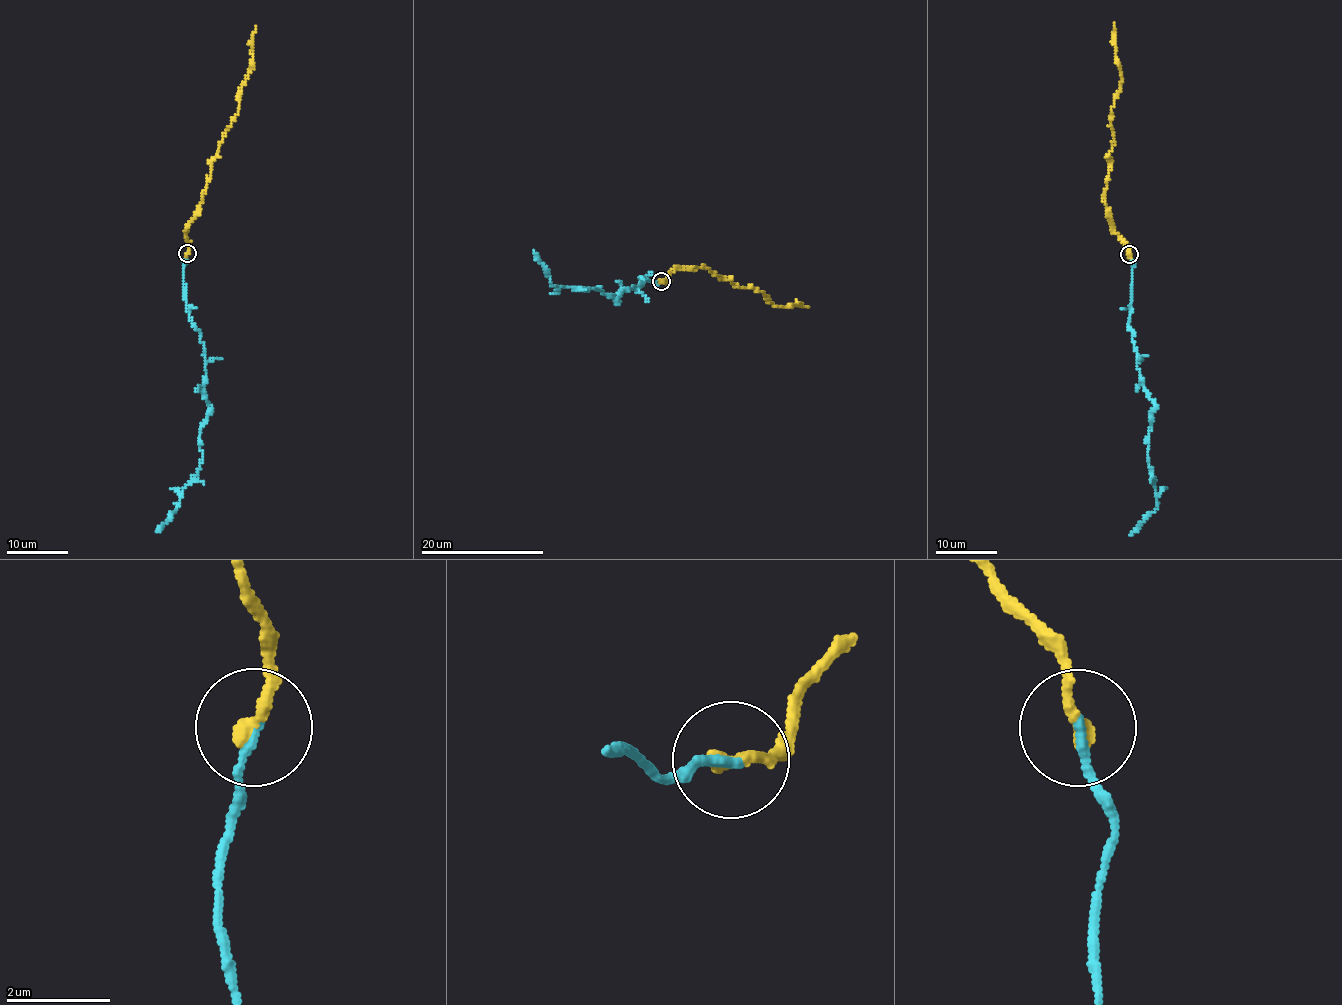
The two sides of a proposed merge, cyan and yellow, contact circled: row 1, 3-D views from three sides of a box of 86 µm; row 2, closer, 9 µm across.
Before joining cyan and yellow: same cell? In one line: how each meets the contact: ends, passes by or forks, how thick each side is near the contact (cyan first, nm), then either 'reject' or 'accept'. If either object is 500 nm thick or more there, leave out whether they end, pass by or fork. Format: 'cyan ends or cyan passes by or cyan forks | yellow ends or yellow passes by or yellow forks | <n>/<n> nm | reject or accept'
cyan ends | yellow ends | 160/300 nm | accept

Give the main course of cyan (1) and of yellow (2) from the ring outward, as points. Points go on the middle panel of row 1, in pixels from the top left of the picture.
1: (661, 282), (640, 276), (641, 285), (621, 290), (615, 300), (593, 288), (552, 285), (532, 251)
2: (661, 282), (666, 281), (676, 268), (701, 267), (739, 286), (752, 287), (776, 305), (809, 307)

